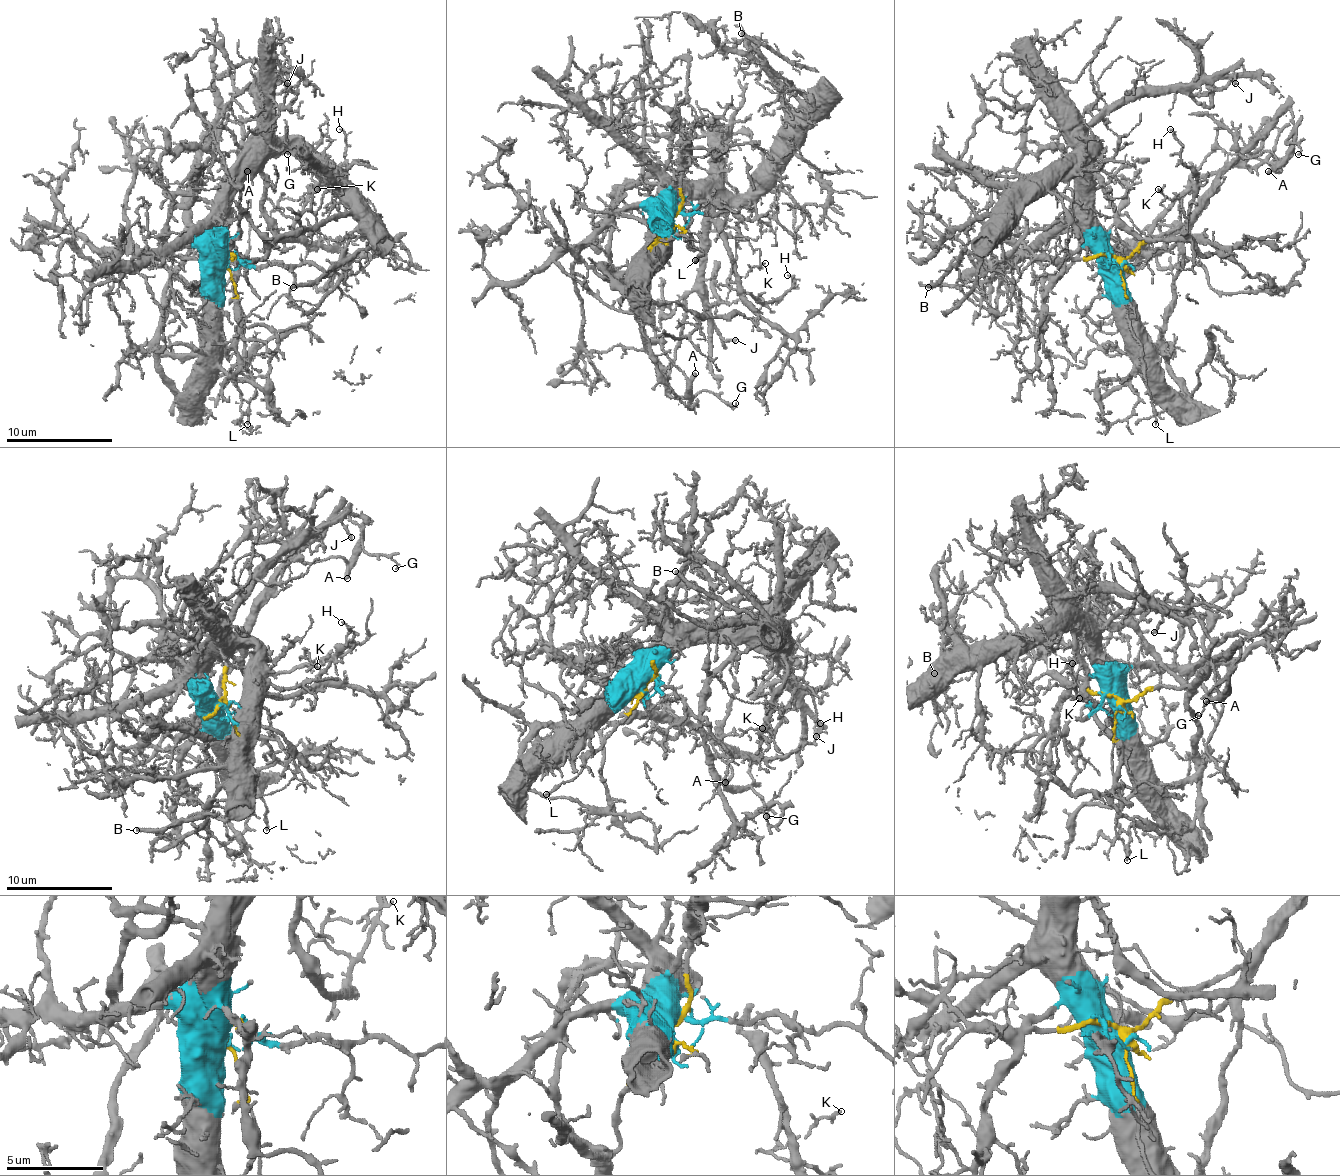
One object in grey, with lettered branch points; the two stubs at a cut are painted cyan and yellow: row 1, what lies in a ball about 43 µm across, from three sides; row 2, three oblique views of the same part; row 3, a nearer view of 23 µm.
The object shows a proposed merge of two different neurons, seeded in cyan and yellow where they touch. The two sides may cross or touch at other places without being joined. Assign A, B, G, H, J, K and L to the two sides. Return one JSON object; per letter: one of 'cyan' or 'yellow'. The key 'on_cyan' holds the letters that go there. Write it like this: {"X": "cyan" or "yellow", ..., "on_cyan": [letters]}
{"A": "yellow", "B": "cyan", "G": "yellow", "H": "cyan", "J": "cyan", "K": "cyan", "L": "yellow", "on_cyan": ["B", "H", "J", "K"]}

